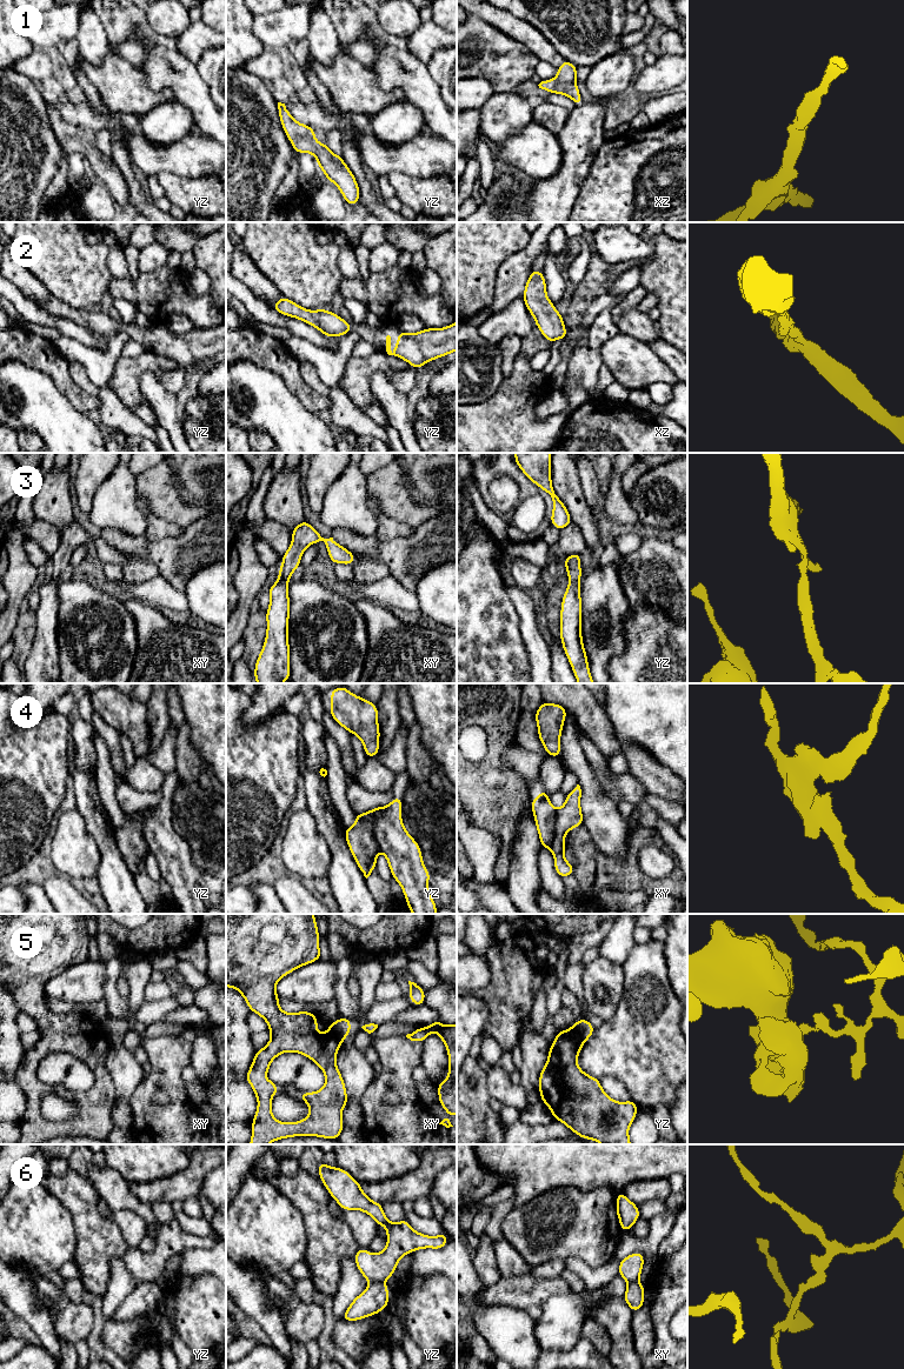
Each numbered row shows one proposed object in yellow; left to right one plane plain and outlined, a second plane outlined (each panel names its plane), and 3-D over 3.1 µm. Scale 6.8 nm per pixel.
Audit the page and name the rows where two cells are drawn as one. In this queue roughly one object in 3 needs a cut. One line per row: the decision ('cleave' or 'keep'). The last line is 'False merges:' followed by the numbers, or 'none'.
1: keep
2: keep
3: keep
4: keep
5: cleave
6: cleave
False merges: 5, 6

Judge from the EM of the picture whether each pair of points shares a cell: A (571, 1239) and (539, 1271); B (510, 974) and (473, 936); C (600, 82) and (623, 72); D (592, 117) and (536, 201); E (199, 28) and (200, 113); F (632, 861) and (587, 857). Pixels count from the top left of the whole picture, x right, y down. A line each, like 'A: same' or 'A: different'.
A: different
B: different
C: same
D: same
E: different
F: same

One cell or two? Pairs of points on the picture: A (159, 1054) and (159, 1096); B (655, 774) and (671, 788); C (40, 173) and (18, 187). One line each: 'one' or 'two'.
A: two
B: one
C: one

